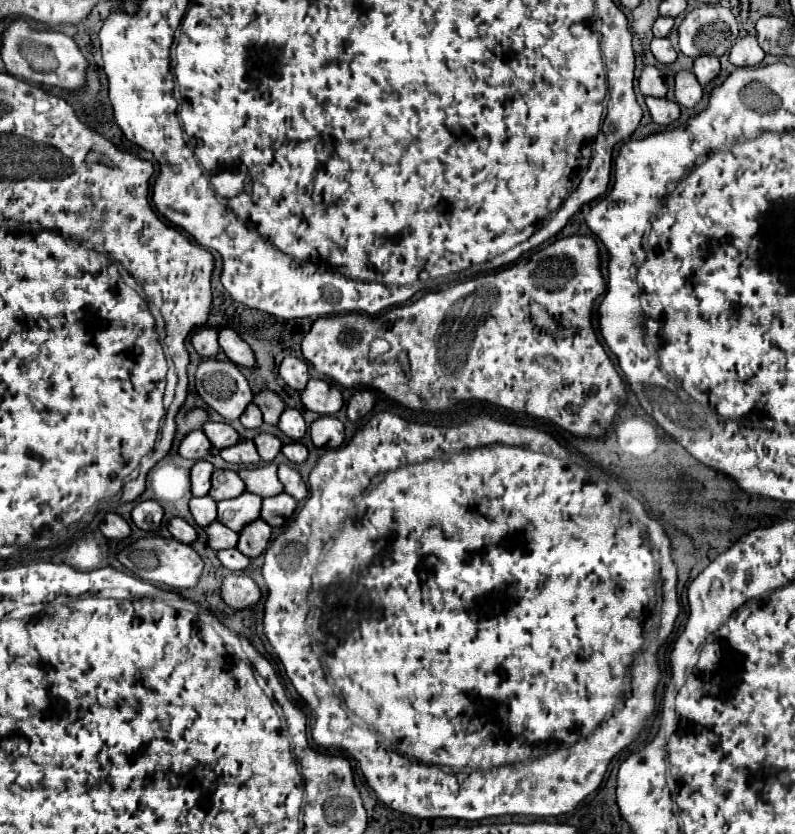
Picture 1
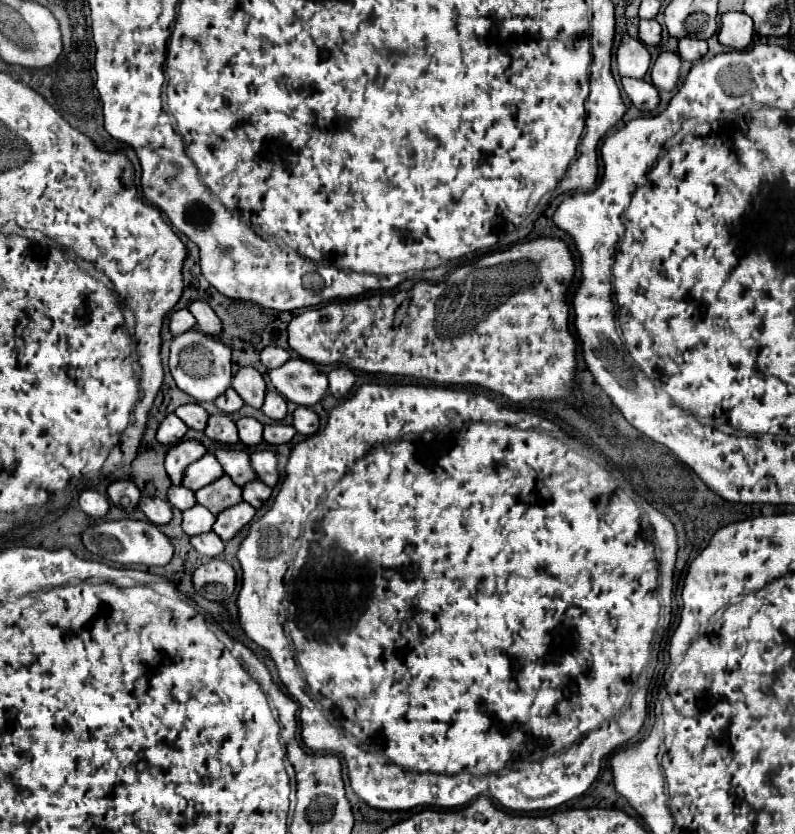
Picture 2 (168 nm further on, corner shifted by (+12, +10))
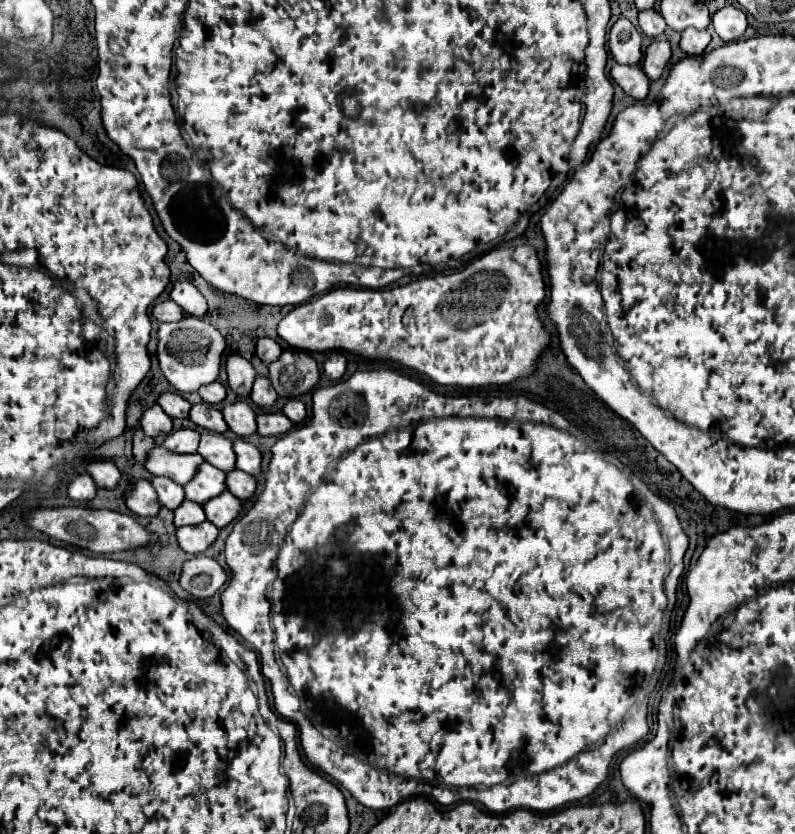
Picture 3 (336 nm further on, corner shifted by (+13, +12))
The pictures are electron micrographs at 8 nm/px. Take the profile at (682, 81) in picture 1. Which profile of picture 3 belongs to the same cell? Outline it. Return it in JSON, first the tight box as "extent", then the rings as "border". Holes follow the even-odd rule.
{"extent":[642,41,672,81],"border":[[[654,41],[648,47],[648,53],[644,53],[644,59],[642,59],[642,69],[648,75],[648,79],[652,81],[660,79],[660,75],[664,73],[664,67],[670,61],[670,55],[672,51],[670,51],[668,41]]]}

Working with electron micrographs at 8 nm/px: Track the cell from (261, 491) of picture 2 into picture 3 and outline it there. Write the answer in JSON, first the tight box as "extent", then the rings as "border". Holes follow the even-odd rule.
{"extent":[226,469,256,501],"border":[[[232,469],[226,473],[226,489],[240,501],[246,501],[256,491],[256,479],[240,469]]]}

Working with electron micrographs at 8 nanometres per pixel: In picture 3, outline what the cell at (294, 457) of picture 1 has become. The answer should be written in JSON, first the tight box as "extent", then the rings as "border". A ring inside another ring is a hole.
{"extent":[256,413,292,435],"border":[[[258,413],[256,423],[260,435],[282,435],[292,429],[292,421],[284,413]]]}

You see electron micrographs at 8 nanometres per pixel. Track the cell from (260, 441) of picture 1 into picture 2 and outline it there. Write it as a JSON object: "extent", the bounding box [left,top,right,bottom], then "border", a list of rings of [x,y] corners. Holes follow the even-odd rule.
{"extent":[237,417,263,447],"border":[[[243,417],[237,421],[239,429],[239,439],[247,447],[257,447],[263,443],[263,425],[251,417]]]}

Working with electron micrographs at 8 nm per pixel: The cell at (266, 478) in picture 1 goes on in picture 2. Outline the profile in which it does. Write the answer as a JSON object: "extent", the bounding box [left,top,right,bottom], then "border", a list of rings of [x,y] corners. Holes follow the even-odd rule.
{"extent":[213,447,257,487],"border":[[[219,447],[213,453],[215,453],[217,461],[221,463],[223,471],[235,481],[235,485],[243,487],[243,485],[257,479],[247,451],[241,451],[241,449],[235,449],[235,447]]]}

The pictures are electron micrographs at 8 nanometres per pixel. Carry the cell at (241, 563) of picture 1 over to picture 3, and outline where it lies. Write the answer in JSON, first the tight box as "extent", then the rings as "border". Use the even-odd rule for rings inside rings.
{"extent":[176,521,218,555],"border":[[[202,521],[200,525],[176,529],[178,545],[190,555],[198,555],[206,551],[214,543],[216,537],[218,537],[218,527],[214,527],[210,521]]]}

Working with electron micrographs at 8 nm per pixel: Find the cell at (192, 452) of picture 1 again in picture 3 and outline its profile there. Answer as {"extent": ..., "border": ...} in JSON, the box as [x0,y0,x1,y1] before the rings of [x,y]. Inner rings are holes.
{"extent":[140,405,172,437],"border":[[[160,405],[148,407],[140,417],[140,425],[146,431],[146,435],[150,435],[150,437],[172,433],[172,419],[162,411]]]}

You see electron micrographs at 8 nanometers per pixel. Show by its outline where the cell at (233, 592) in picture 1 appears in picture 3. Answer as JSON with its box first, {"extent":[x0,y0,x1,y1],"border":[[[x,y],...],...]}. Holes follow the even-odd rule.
{"extent":[180,555,226,599],"border":[[[198,555],[184,563],[180,575],[180,587],[190,595],[206,599],[212,597],[226,583],[226,571],[218,565],[216,559]]]}

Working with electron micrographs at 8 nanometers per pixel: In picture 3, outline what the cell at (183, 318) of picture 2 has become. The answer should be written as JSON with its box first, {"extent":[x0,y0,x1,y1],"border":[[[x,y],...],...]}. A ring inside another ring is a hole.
{"extent":[152,301,184,321],"border":[[[160,301],[154,305],[152,309],[152,315],[158,319],[158,321],[174,321],[174,319],[182,319],[184,313],[182,313],[182,307],[176,305],[174,301]]]}

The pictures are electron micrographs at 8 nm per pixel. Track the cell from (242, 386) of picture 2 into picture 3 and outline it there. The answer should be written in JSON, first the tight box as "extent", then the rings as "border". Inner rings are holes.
{"extent":[226,353,256,397],"border":[[[230,353],[226,357],[226,375],[228,375],[228,387],[234,393],[238,393],[240,397],[250,395],[256,371],[254,371],[254,367],[250,365],[248,359],[244,359],[236,353]]]}

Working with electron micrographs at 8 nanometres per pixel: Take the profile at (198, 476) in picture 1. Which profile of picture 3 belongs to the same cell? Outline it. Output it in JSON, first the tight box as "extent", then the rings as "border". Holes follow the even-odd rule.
{"extent":[162,429,200,453],"border":[[[178,429],[166,435],[162,447],[176,451],[176,453],[194,453],[198,449],[198,437],[200,433],[196,433],[194,429]]]}

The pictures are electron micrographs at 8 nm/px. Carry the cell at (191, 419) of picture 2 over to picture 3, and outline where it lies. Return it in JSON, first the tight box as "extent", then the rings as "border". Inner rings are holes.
{"extent":[156,393,192,417],"border":[[[162,393],[156,403],[158,403],[170,417],[188,417],[190,407],[192,407],[192,405],[190,405],[184,397],[180,397],[178,393]]]}

